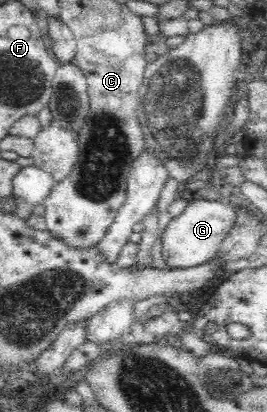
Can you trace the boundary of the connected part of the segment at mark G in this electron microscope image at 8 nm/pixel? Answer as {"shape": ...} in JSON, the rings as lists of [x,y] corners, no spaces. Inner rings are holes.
{"shape":[[[206,198],[192,199],[178,216],[171,218],[159,237],[164,264],[172,268],[186,268],[211,259],[221,250],[234,219],[235,209],[228,200],[220,203]]]}

